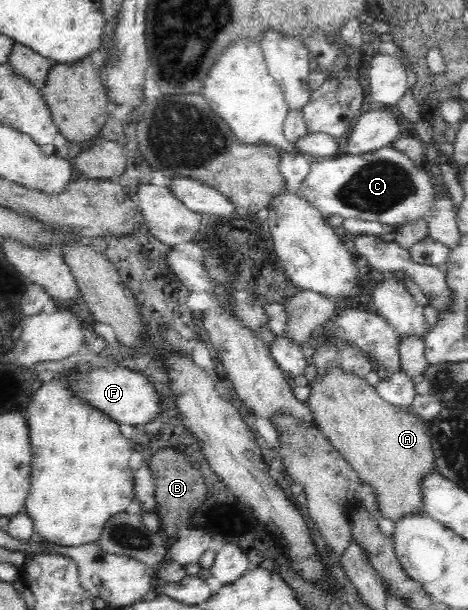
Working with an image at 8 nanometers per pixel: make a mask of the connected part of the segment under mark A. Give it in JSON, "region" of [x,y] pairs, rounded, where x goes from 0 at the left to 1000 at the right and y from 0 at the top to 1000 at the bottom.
{"region":[[[709,603],[701,610],[699,616],[692,616],[688,623],[673,623],[665,628],[660,656],[656,659],[660,669],[665,670],[671,689],[677,695],[677,700],[697,718],[703,721],[703,726],[722,738],[722,741],[744,756],[744,761],[756,769],[756,774],[765,779],[765,784],[780,793],[786,800],[793,800],[797,811],[801,813],[801,821],[806,826],[808,841],[814,843],[821,849],[838,852],[842,859],[853,857],[855,852],[868,849],[868,846],[889,846],[897,843],[908,843],[906,825],[904,825],[904,790],[915,785],[915,780],[932,777],[932,746],[923,739],[923,713],[919,711],[919,700],[915,692],[902,689],[902,685],[885,680],[876,675],[857,677],[855,672],[829,664],[803,643],[801,636],[795,636],[778,620],[761,620],[724,603]]]}

